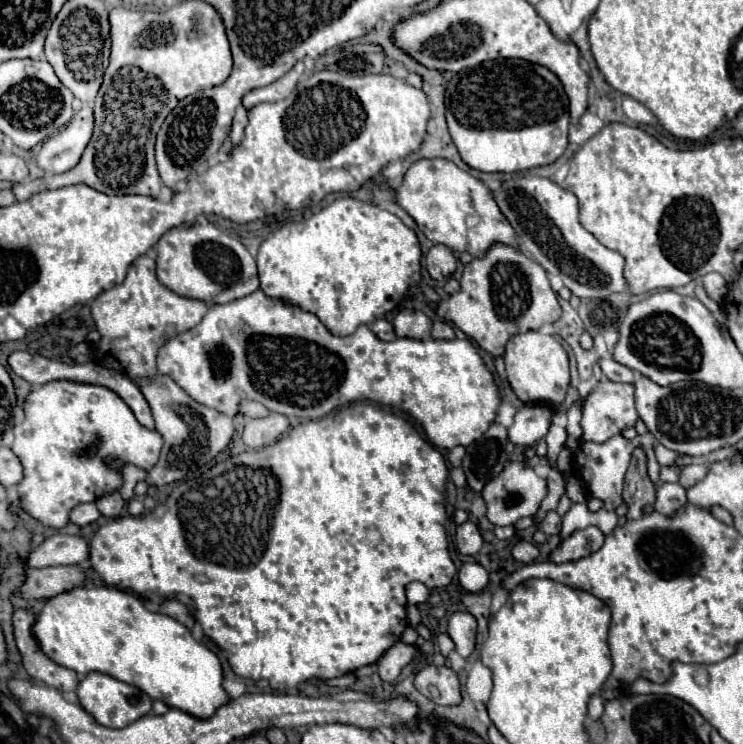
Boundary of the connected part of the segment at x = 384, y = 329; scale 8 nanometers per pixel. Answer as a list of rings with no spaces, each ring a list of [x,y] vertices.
[[[385,318],[375,320],[373,324],[369,324],[369,328],[371,328],[371,330],[373,330],[373,334],[377,334],[381,340],[395,340],[395,338],[397,338],[397,336],[395,336],[393,326],[391,326]]]

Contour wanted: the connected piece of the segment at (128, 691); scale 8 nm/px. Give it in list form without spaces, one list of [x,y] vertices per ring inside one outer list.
[[[89,672],[77,686],[77,696],[79,696],[79,702],[81,706],[103,726],[111,726],[111,728],[123,728],[131,722],[135,722],[137,718],[145,716],[151,712],[151,698],[131,686],[131,684],[125,684],[125,682],[119,682],[107,674],[101,674],[101,672]]]

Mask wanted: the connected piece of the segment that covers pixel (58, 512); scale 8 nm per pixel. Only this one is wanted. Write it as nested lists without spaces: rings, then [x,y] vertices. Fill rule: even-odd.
[[[67,380],[47,382],[29,392],[23,410],[25,420],[21,426],[13,426],[15,440],[11,446],[25,468],[25,478],[19,482],[17,492],[21,506],[51,528],[63,528],[69,522],[71,508],[77,504],[95,502],[119,490],[123,484],[119,464],[131,462],[151,470],[163,446],[161,434],[143,428],[129,406],[103,386]],[[105,456],[115,456],[115,466],[105,464]]]

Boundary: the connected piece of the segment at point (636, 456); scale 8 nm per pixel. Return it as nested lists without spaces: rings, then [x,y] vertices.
[[[641,448],[633,450],[629,470],[625,474],[623,500],[629,506],[627,520],[637,520],[643,516],[643,508],[655,502],[655,486],[647,476],[647,458]]]

